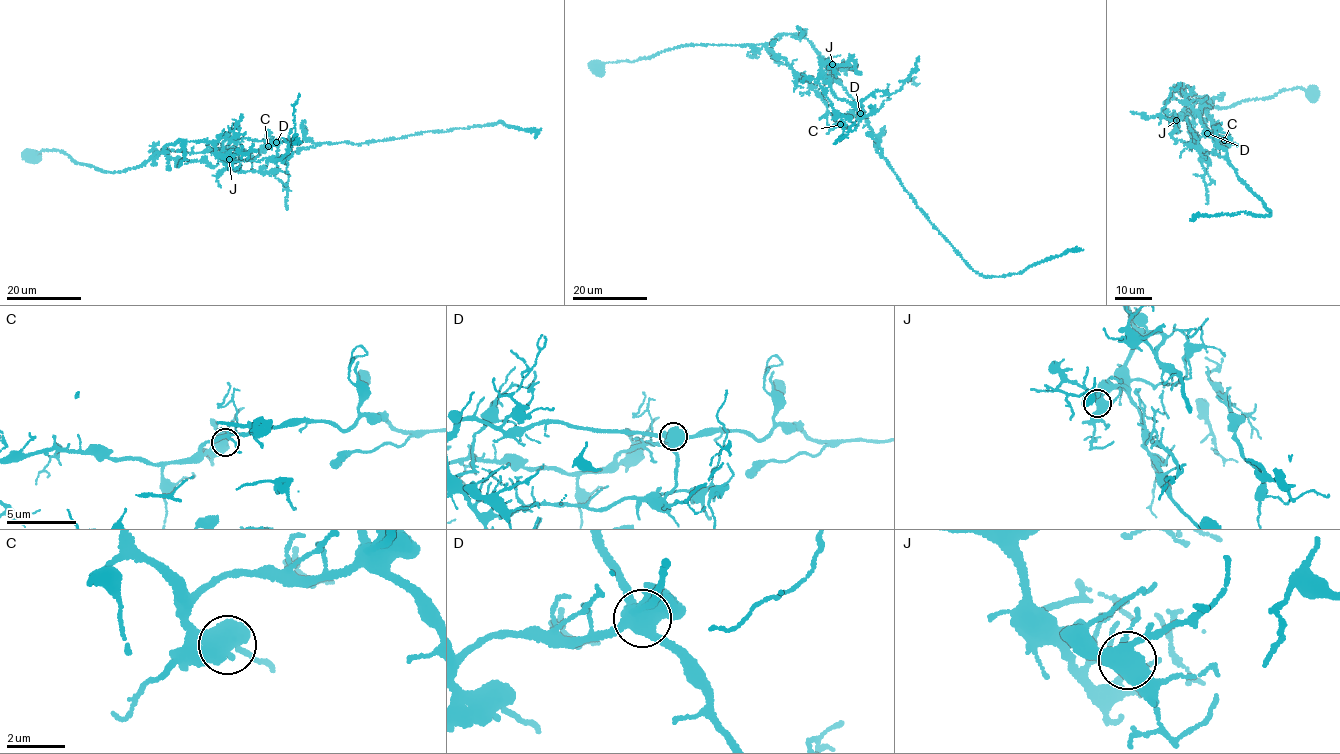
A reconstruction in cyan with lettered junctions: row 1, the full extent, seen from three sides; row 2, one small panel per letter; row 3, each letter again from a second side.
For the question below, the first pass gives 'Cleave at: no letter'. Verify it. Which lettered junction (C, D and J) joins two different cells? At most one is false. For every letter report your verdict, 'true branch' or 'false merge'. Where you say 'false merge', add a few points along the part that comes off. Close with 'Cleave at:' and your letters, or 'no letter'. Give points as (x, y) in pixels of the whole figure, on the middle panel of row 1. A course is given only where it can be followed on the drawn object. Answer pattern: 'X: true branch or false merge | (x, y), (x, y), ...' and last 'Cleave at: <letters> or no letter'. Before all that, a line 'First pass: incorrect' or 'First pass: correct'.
First pass: correct
C: true branch
D: true branch
J: true branch
Cleave at: no letter

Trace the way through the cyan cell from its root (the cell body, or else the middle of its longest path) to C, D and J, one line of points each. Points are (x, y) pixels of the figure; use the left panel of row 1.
C: (34, 157), (59, 150), (79, 164), (118, 172), (167, 150), (252, 152), (268, 146)
D: (34, 157), (59, 150), (79, 164), (118, 172), (167, 150), (252, 152), (277, 142)
J: (34, 157), (59, 150), (79, 164), (121, 172), (181, 140), (208, 142), (229, 159)

